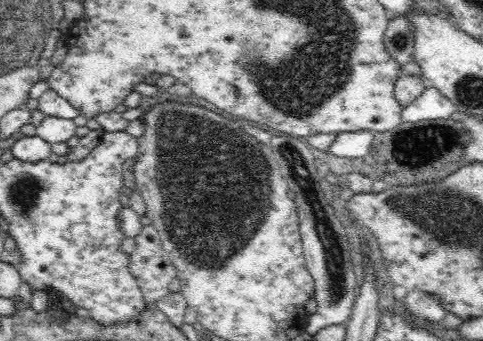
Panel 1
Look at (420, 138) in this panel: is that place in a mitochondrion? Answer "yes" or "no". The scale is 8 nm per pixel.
yes

